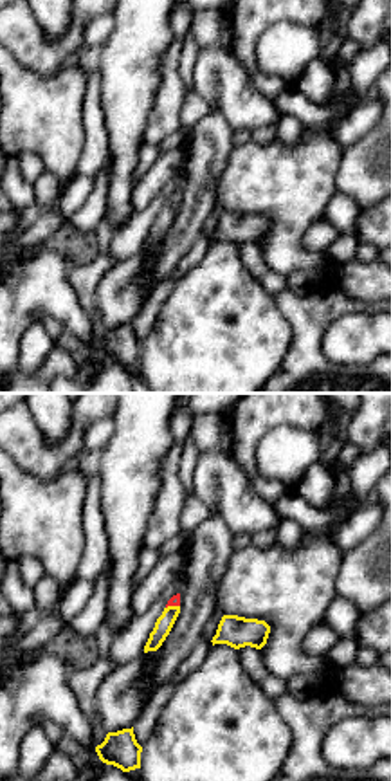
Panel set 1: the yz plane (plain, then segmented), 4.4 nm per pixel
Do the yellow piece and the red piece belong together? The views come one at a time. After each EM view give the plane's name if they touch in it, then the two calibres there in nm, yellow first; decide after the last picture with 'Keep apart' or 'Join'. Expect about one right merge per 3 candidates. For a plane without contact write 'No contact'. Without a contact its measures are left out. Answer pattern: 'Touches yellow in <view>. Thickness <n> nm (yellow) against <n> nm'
Touches yellow in yz. Thickness 80 nm (yellow) against 50 nm

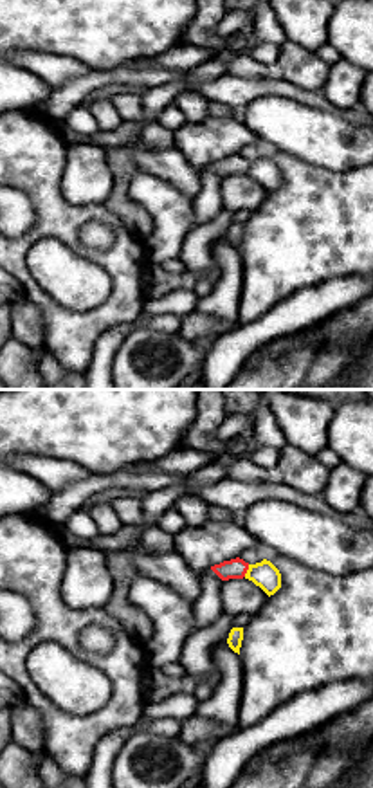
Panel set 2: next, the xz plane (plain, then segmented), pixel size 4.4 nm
Touches yellow in xz. Thickness 120 nm (yellow) against 90 nm

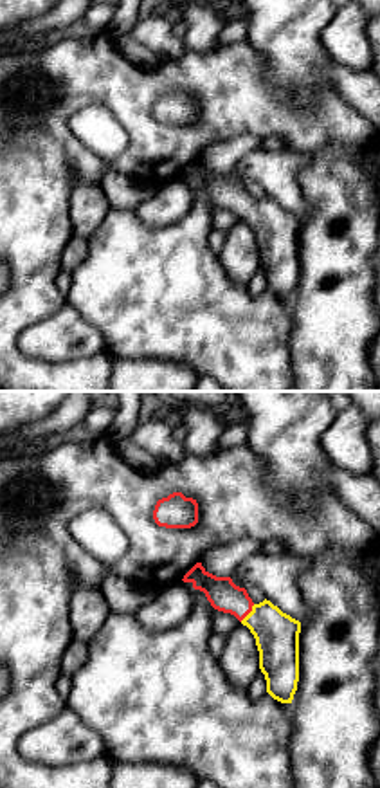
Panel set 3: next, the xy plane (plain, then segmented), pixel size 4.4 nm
Touches yellow in xy. Thickness 200 nm (yellow) against 140 nm

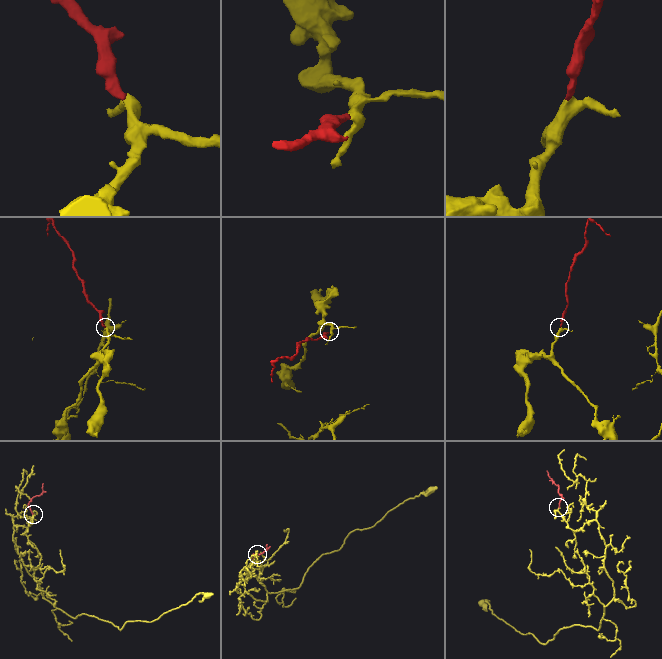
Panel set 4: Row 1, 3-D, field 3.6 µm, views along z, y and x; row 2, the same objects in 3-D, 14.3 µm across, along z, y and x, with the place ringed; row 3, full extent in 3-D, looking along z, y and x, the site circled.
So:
Join

